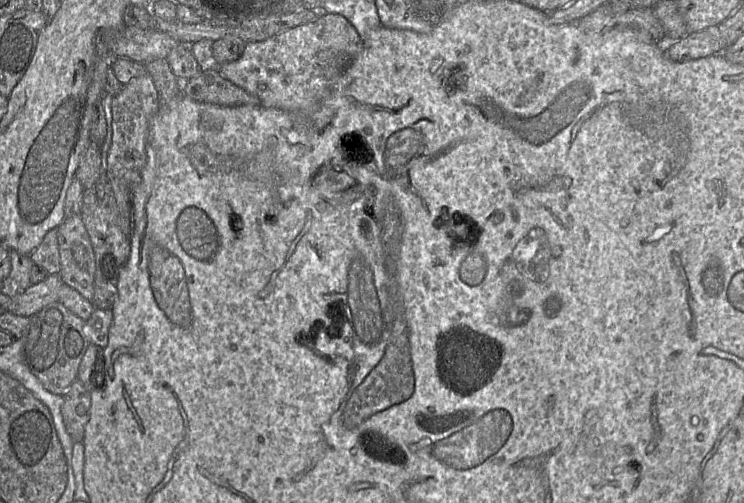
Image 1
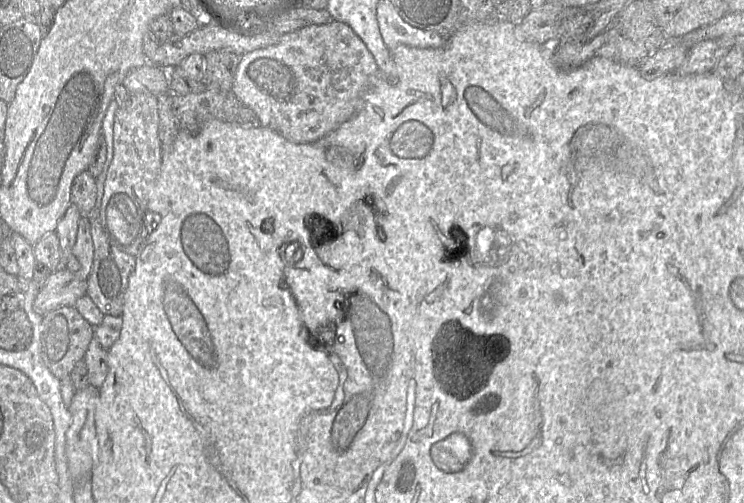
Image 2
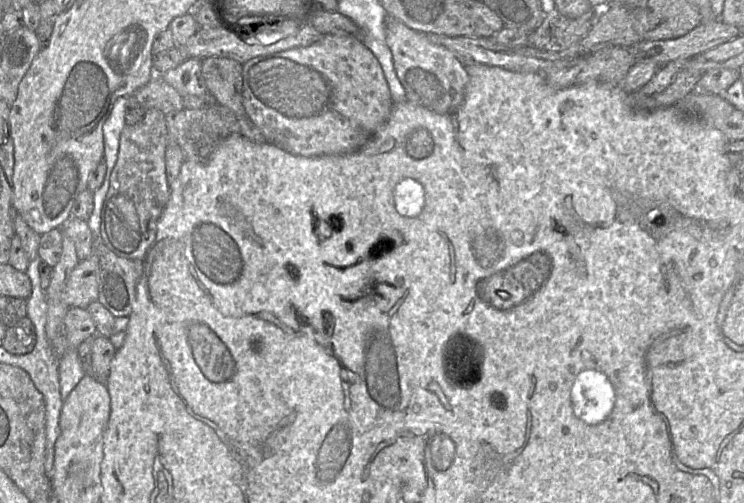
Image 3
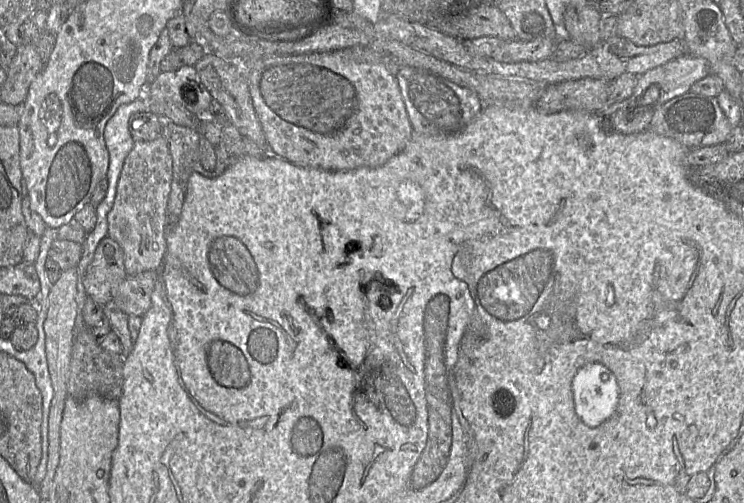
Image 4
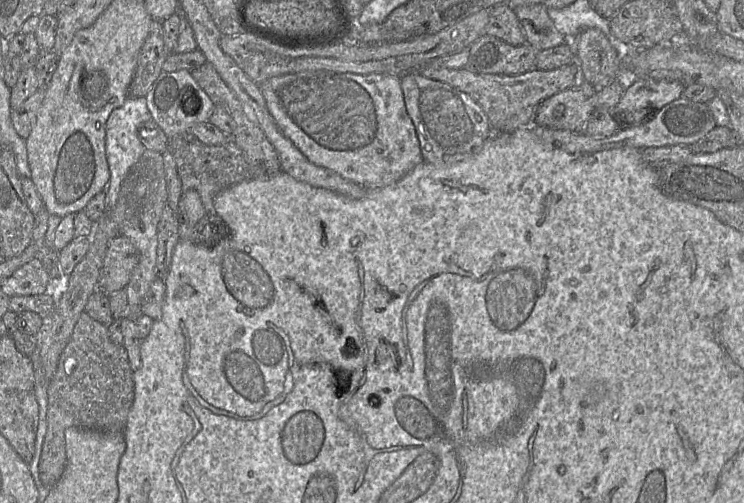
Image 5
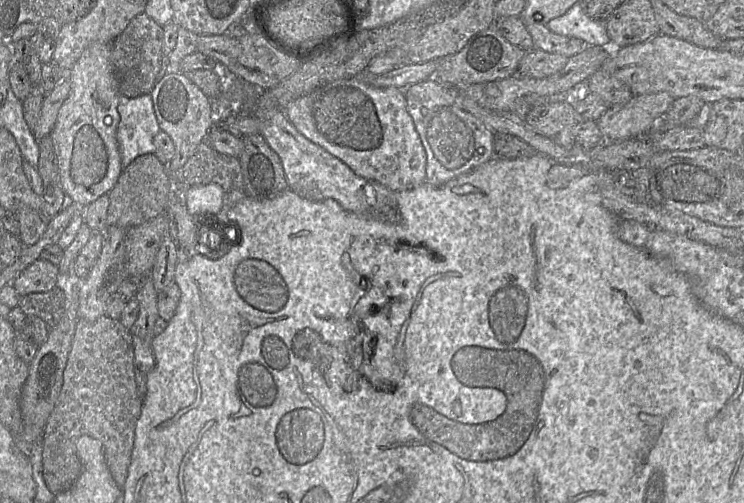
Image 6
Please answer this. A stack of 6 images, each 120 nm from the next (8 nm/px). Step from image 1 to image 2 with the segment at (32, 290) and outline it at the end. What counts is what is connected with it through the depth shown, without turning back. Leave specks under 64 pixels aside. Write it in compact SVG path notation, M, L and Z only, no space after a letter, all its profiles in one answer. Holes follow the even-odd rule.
M66 268L53 271L46 284L39 290L33 310L42 316L61 307L74 307L76 301L87 294L88 281L78 279Z

